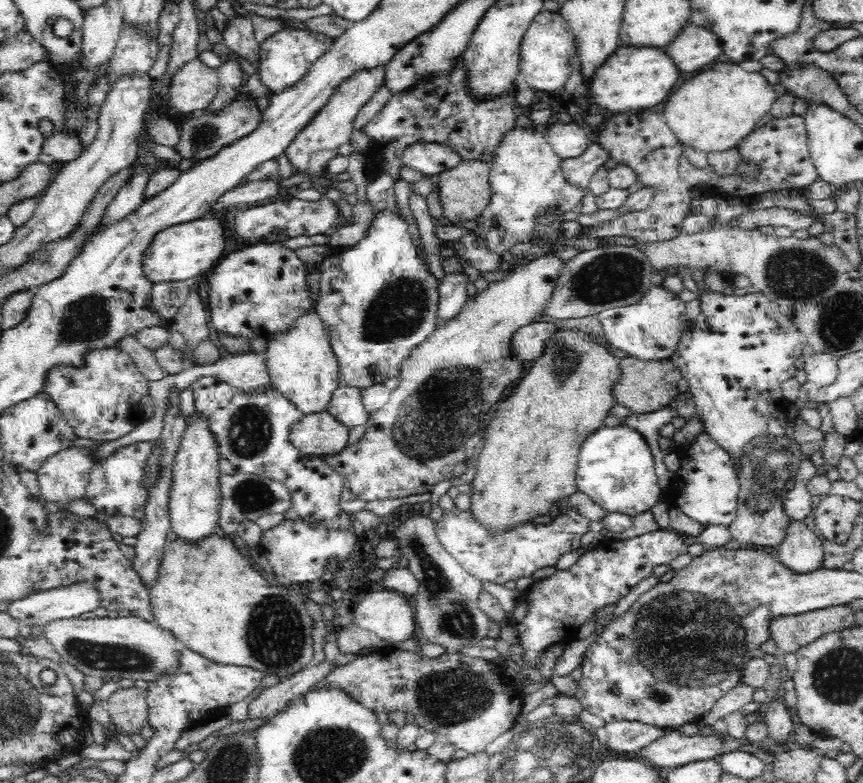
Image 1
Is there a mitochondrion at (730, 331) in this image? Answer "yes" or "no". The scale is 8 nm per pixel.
no

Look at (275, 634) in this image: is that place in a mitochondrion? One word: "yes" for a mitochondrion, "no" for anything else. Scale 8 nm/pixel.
yes

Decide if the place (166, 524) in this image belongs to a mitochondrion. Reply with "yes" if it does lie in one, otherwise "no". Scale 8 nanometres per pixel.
no

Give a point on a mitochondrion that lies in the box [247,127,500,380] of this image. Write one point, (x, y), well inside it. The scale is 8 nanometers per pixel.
(399, 310)

